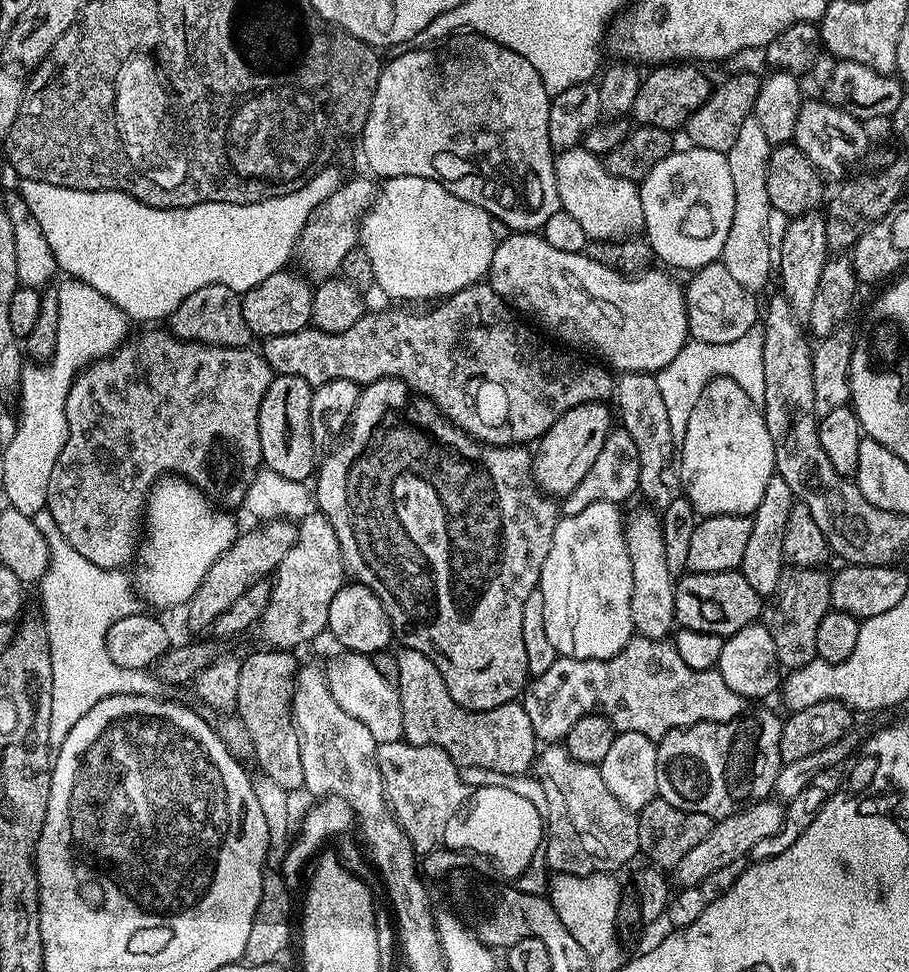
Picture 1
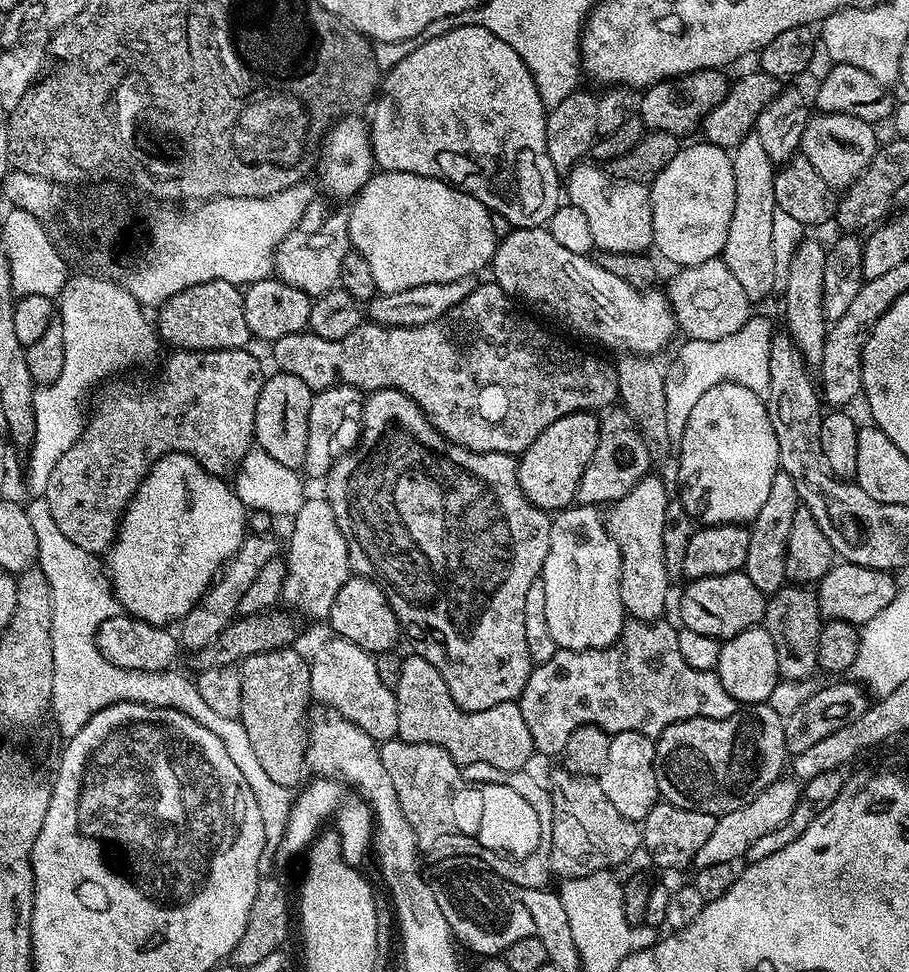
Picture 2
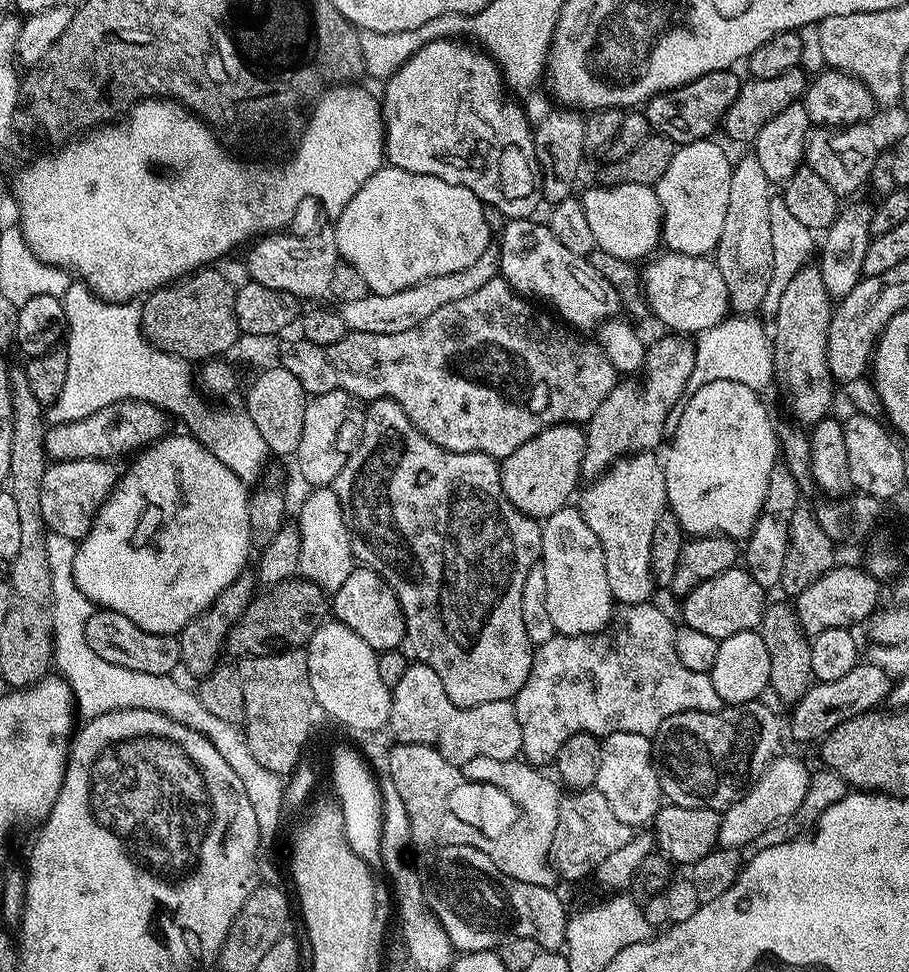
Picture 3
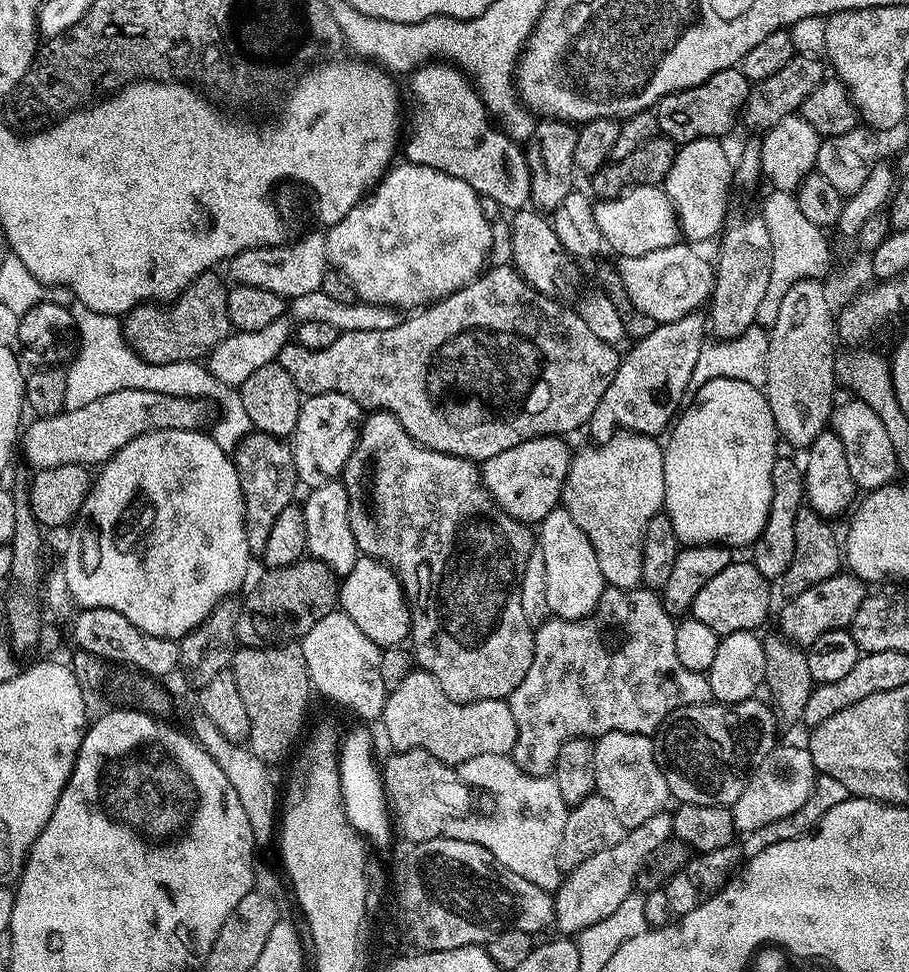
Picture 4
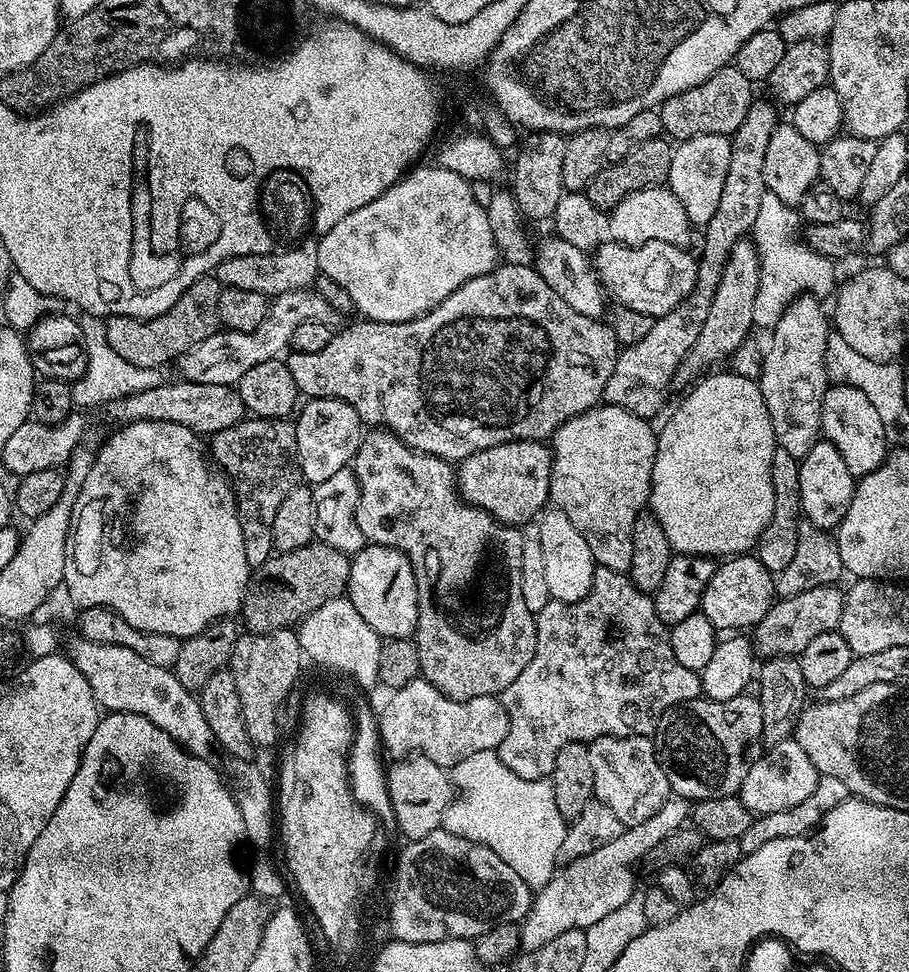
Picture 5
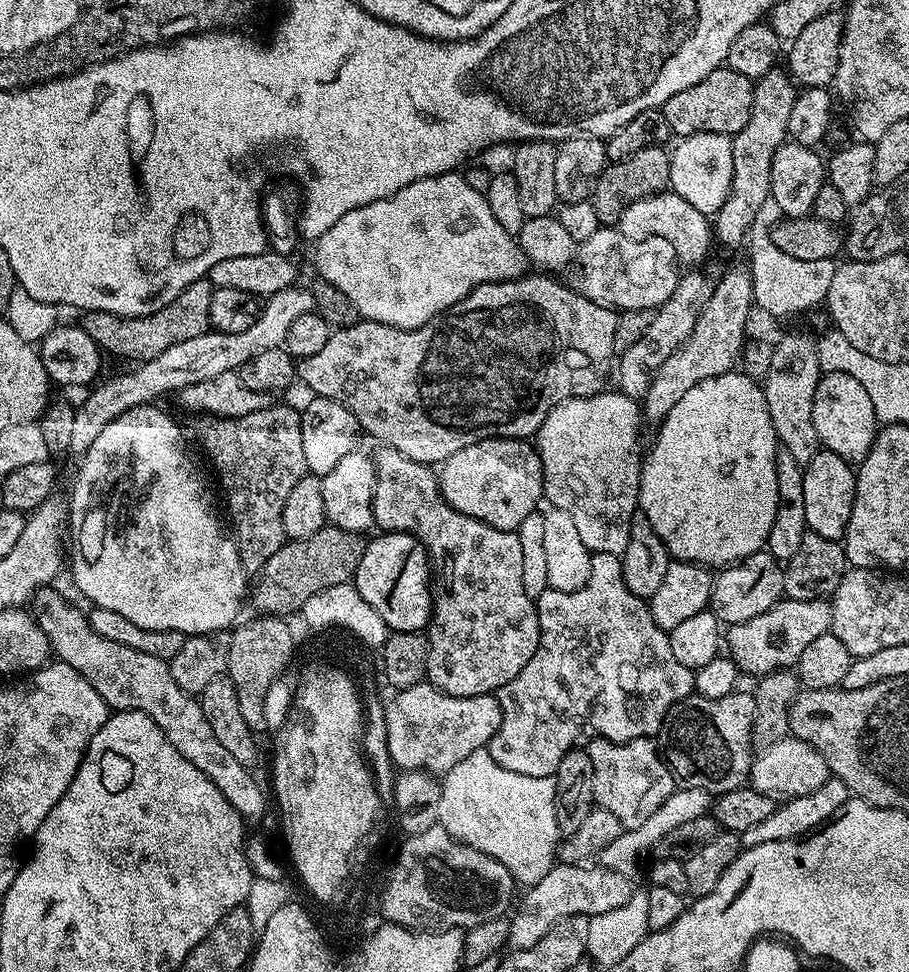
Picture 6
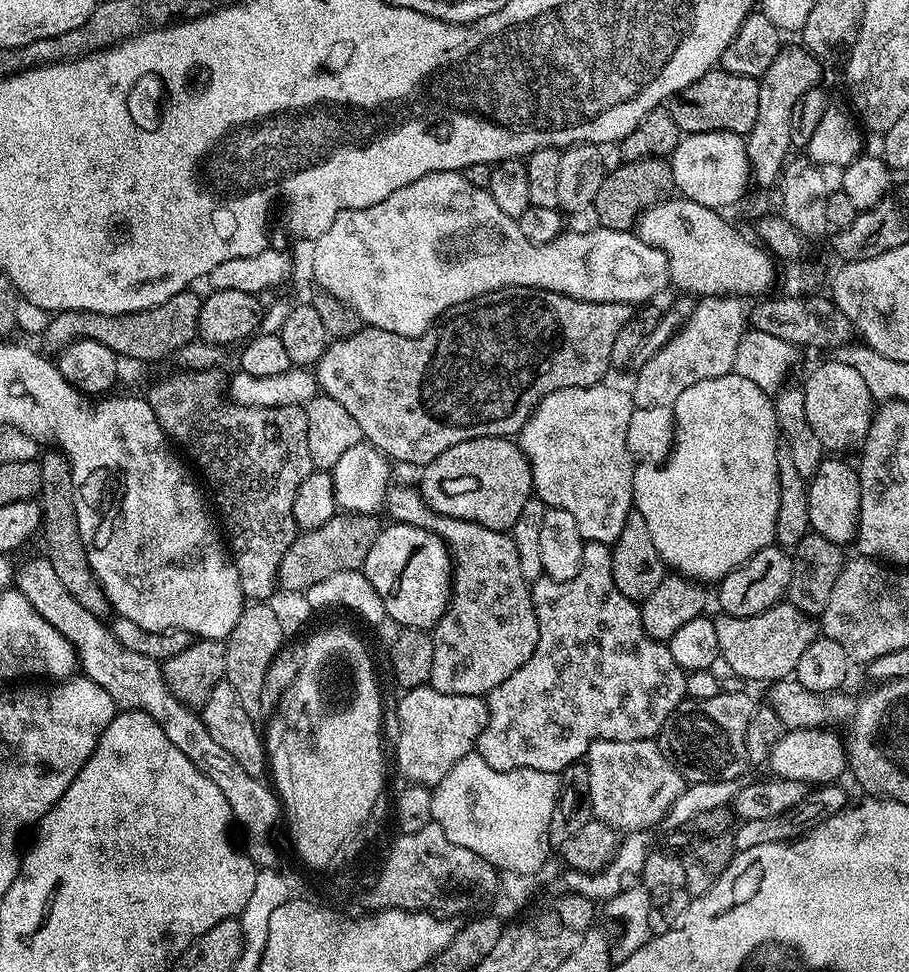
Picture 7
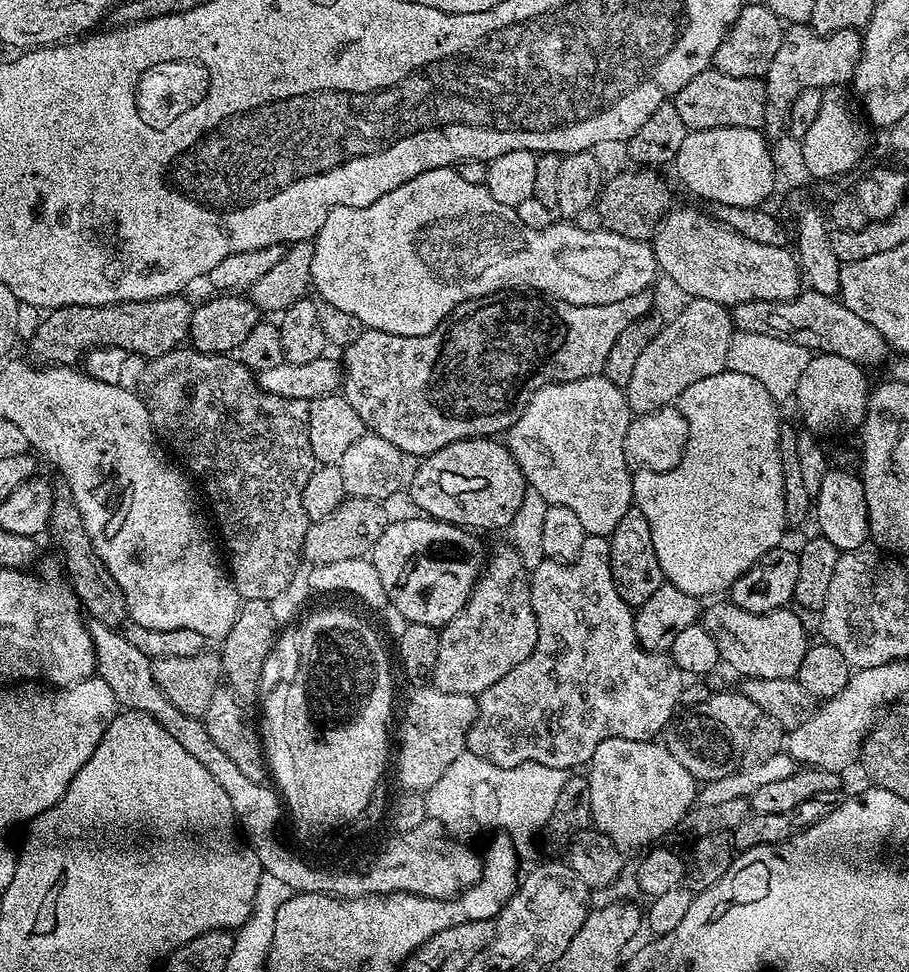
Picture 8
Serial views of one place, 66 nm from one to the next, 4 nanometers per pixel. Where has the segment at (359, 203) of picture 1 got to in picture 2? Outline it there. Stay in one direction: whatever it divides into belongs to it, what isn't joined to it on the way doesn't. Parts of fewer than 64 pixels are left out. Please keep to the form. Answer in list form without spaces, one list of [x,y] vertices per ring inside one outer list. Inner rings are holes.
[[[344,218],[328,220],[313,232],[304,231],[297,230],[282,238],[282,242],[272,255],[272,267],[275,279],[286,282],[290,286],[298,286],[298,290],[315,298],[339,285],[342,258],[346,258],[352,243],[348,237],[348,222]]]

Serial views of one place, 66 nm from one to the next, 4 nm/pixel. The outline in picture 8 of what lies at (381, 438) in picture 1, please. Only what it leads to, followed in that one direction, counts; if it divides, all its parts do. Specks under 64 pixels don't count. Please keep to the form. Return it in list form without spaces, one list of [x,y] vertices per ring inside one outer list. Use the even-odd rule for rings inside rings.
[[[504,542],[496,549],[491,549],[490,555],[487,557],[486,563],[472,587],[470,598],[466,602],[466,606],[462,611],[454,617],[449,624],[445,624],[443,628],[439,629],[440,641],[438,642],[438,662],[434,666],[434,674],[431,678],[431,683],[446,694],[466,694],[467,696],[474,696],[479,698],[486,690],[490,690],[490,686],[494,686],[494,682],[498,682],[498,678],[506,678],[506,674],[510,674],[510,670],[514,670],[514,666],[518,666],[522,662],[526,662],[526,658],[530,658],[530,654],[534,650],[534,646],[538,642],[538,622],[534,614],[534,606],[532,605],[532,585],[529,577],[526,575],[526,569],[522,558],[516,553],[511,546],[511,543]]]

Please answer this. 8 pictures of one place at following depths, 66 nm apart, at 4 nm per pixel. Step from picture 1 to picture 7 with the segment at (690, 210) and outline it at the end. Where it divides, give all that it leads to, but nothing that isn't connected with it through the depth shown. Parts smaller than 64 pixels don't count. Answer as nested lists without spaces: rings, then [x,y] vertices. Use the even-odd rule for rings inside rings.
[[[693,132],[685,135],[672,152],[670,163],[676,192],[707,208],[725,210],[744,196],[750,185],[745,137],[733,132]]]

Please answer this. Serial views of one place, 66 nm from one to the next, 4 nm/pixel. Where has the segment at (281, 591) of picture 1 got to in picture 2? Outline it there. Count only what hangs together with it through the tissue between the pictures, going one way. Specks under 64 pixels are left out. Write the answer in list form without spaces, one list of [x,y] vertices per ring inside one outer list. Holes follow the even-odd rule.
[[[327,498],[305,499],[301,509],[291,517],[290,524],[292,537],[288,540],[288,573],[284,583],[283,603],[288,603],[293,613],[301,612],[312,620],[327,621],[334,606],[334,598],[338,598],[338,590],[342,590],[350,575],[346,538],[342,538],[342,530],[338,530],[334,510]]]

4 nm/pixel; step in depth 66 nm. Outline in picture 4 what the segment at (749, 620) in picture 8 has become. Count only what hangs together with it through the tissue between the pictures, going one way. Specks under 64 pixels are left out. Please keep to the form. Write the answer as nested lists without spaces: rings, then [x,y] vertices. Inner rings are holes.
[[[837,574],[826,578],[826,582],[818,582],[818,586],[810,586],[810,590],[787,601],[788,605],[780,612],[779,635],[785,640],[791,640],[793,644],[807,646],[830,630],[848,628],[854,614],[858,614],[858,606],[862,606],[865,595],[864,581],[854,575]]]

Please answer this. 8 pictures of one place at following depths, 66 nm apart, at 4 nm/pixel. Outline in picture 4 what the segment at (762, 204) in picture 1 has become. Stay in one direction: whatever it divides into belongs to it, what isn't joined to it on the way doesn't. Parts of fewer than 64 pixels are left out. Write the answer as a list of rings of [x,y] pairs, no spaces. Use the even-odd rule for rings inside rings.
[[[760,214],[744,216],[737,224],[729,223],[718,243],[720,257],[714,260],[714,283],[706,320],[713,337],[725,338],[737,336],[756,324],[758,305],[770,279],[771,246],[766,222]]]

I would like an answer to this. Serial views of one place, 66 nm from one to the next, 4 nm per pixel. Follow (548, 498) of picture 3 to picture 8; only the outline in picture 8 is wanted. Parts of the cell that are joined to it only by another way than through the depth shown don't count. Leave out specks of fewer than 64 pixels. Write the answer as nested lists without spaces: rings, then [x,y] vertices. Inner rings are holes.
[[[473,438],[471,440],[456,440],[450,446],[442,446],[442,450],[438,450],[434,454],[423,457],[419,461],[420,464],[416,468],[416,473],[412,476],[412,500],[417,504],[419,511],[423,515],[434,520],[445,520],[451,524],[459,524],[461,526],[467,526],[472,530],[480,530],[476,528],[500,528],[500,530],[507,529],[508,523],[514,518],[514,514],[518,514],[518,506],[522,506],[522,498],[526,491],[526,481],[522,470],[518,466],[518,462],[512,456],[512,452],[509,450],[507,443],[501,442],[496,438]]]

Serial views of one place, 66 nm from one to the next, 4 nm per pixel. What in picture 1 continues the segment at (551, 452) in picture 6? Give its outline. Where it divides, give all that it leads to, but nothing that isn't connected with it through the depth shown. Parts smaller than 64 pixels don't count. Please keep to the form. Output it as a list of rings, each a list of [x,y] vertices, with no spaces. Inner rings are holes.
[[[651,511],[648,512],[636,512],[632,517],[629,515],[624,529],[624,537],[628,540],[630,550],[630,566],[634,570],[630,618],[633,629],[639,635],[651,640],[662,640],[673,631],[676,624],[674,610],[676,586],[674,577],[666,566],[666,546],[662,546],[662,526],[659,519]]]

